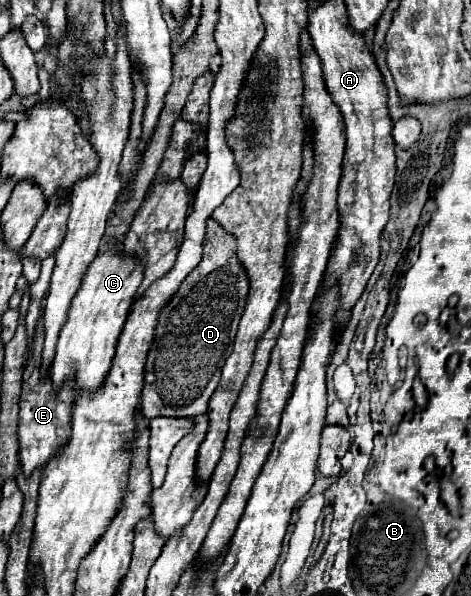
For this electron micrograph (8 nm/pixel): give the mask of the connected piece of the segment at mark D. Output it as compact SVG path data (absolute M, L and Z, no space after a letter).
M216 220L206 222L206 238L202 242L202 262L194 268L174 294L170 302L160 310L156 334L148 352L146 362L146 376L144 376L144 390L142 390L142 414L146 418L156 416L198 416L204 414L208 408L208 400L218 386L220 370L230 356L234 336L238 330L238 314L242 316L246 294L248 294L248 276L236 258L236 238L228 234Z

